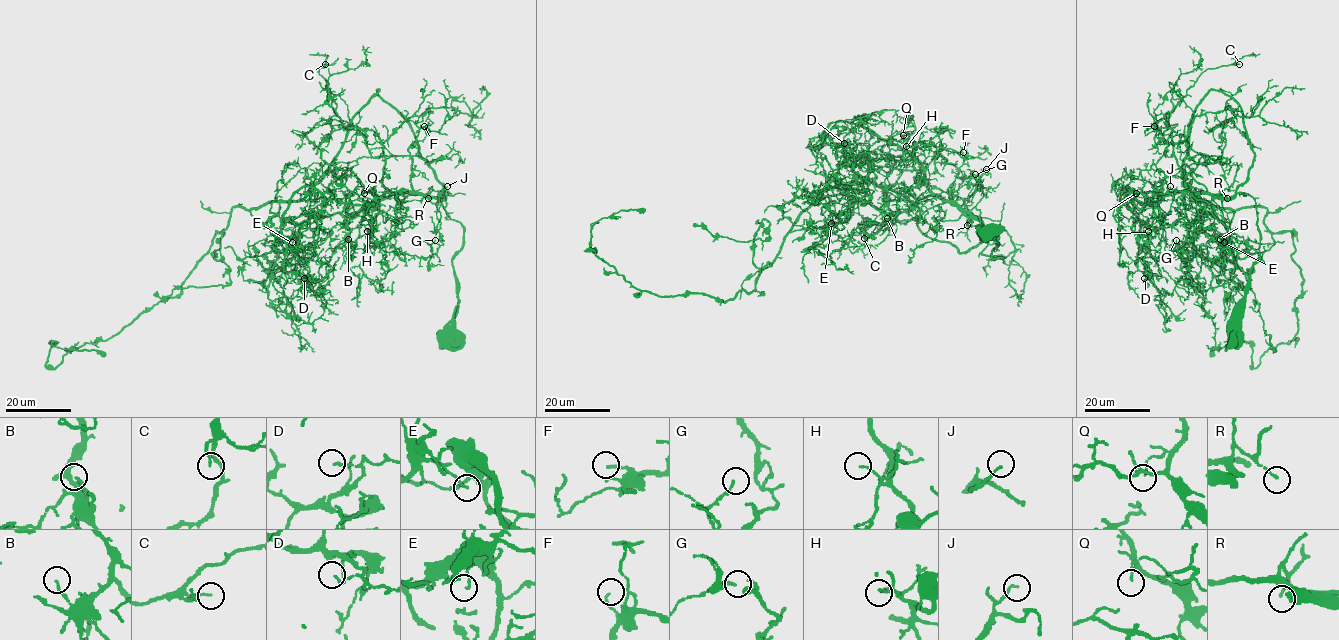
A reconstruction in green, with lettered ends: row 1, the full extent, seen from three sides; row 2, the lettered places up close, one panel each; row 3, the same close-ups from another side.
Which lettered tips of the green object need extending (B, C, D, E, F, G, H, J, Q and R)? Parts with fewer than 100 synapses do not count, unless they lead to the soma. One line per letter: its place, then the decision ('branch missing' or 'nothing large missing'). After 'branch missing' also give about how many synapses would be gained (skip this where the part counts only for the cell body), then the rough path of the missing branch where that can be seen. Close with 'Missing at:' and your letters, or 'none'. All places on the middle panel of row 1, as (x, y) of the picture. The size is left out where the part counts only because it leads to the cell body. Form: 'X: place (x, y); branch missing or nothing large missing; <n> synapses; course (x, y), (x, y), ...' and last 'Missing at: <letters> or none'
B: place (887, 218); nothing large missing
C: place (864, 238); nothing large missing
D: place (844, 143); nothing large missing
E: place (831, 223); nothing large missing
F: place (963, 152); nothing large missing
G: place (975, 174); nothing large missing
H: place (906, 146); nothing large missing
J: place (986, 169); nothing large missing
Q: place (903, 135); nothing large missing
R: place (967, 225); nothing large missing
Missing at: none

